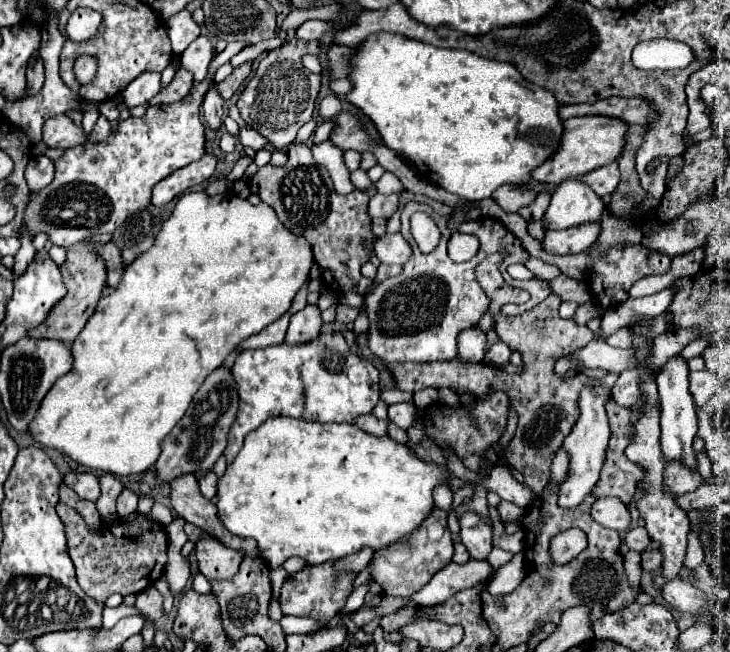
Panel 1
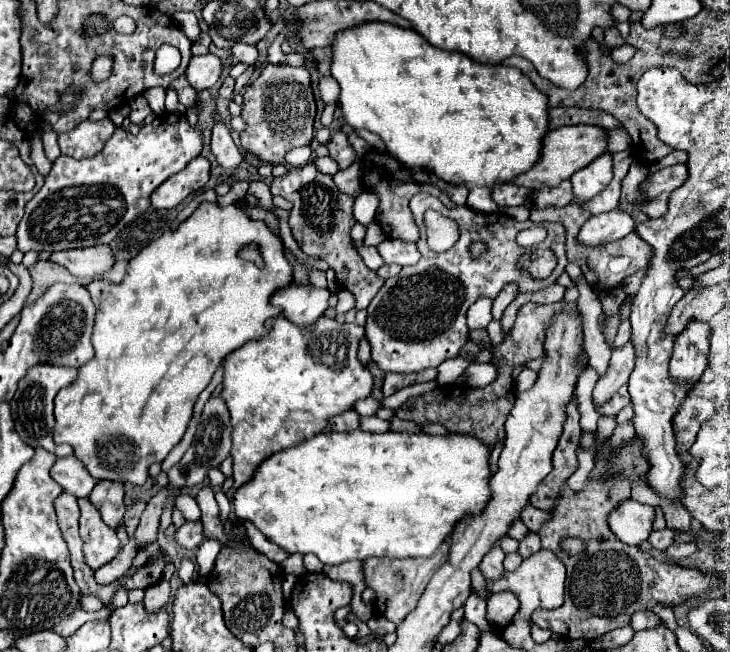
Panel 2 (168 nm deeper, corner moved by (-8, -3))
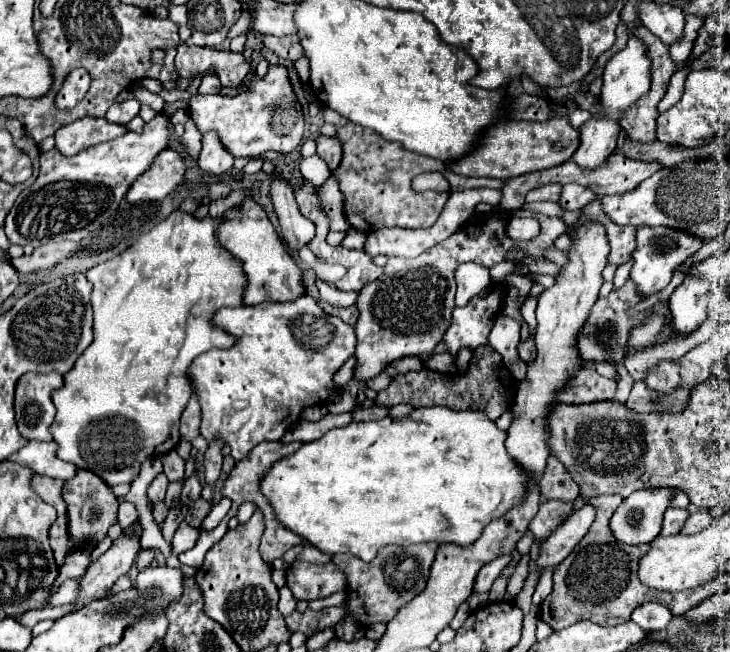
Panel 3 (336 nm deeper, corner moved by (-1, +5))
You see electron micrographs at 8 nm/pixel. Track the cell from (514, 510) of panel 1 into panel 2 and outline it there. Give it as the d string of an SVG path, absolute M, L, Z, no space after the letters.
M527 504L527 506L525 506L525 512L521 512L521 516L519 516L519 520L521 520L529 530L533 530L533 532L537 532L539 526L541 526L547 518L549 518L547 512L537 510L537 508L531 506L531 504Z

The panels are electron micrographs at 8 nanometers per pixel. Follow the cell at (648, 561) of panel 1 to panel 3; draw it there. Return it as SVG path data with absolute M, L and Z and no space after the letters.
M698 510L696 514L692 514L688 520L686 520L686 526L684 526L684 534L694 534L694 532L700 532L704 530L706 526L712 524L712 514L708 510Z

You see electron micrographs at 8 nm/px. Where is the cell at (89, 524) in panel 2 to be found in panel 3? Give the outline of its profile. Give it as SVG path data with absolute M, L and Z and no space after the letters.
M92 548L82 550L82 552L78 550L78 552L72 552L72 554L66 556L64 566L60 566L60 570L58 570L58 584L54 586L54 592L58 592L58 588L60 588L66 580L70 580L70 578L80 578L80 576L86 572L86 566L90 564L90 550L92 550Z

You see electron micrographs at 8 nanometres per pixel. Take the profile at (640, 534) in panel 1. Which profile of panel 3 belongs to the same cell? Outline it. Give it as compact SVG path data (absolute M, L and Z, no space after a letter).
M668 508L664 514L664 526L662 526L662 536L674 536L680 534L686 518L688 518L688 510L686 508Z

